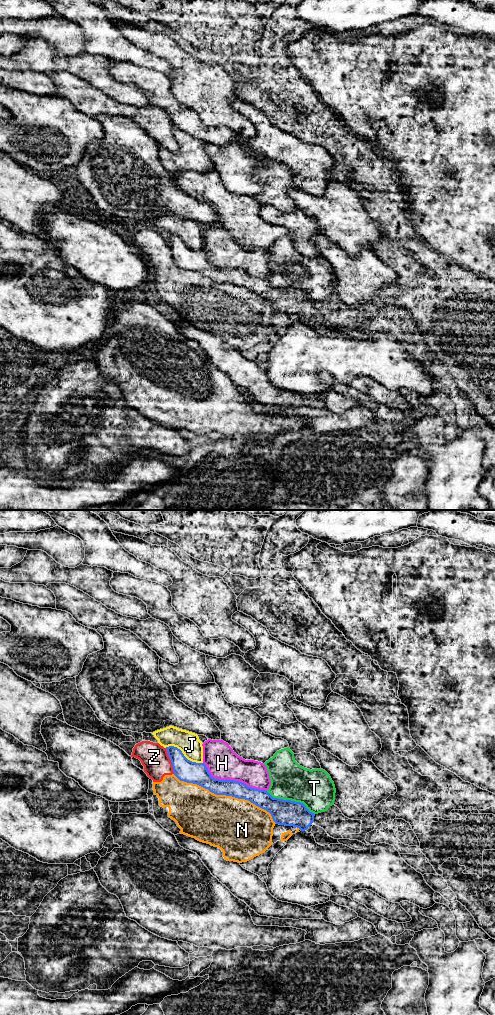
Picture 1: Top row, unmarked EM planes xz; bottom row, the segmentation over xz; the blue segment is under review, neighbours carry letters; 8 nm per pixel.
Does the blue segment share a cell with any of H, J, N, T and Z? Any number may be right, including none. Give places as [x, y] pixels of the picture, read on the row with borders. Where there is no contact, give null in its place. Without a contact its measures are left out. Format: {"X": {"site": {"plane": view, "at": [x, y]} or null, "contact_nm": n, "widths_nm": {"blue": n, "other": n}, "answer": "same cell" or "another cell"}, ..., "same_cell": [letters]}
{"H": {"site": {"plane": "xz", "at": [232, 780]}, "contact_nm": 550, "widths_nm": {"blue": 140, "other": 260}, "answer": "another cell"}, "J": {"site": {"plane": "xz", "at": [183, 754]}, "contact_nm": 340, "widths_nm": {"blue": 180, "other": 170}, "answer": "another cell"}, "N": {"site": {"plane": "xz", "at": [226, 795]}, "contact_nm": 900, "widths_nm": {"blue": 140, "other": 440}, "answer": "another cell"}, "T": {"site": {"plane": "xz", "at": [290, 800]}, "contact_nm": 440, "widths_nm": {"blue": 200, "other": 300}, "answer": "another cell"}, "Z": {"site": {"plane": "xz", "at": [171, 761]}, "contact_nm": 220, "widths_nm": {"blue": 180, "other": 220}, "answer": "another cell"}, "same_cell": []}

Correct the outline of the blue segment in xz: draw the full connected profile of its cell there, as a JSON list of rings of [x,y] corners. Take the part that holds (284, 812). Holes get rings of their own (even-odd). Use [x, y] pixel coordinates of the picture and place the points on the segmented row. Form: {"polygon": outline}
{"polygon": [[[174,746],[166,747],[174,775],[187,783],[197,784],[216,795],[245,799],[266,810],[279,825],[294,826],[307,830],[314,821],[315,814],[303,803],[273,798],[265,790],[254,789],[234,780],[219,780],[211,776],[204,763],[188,760],[182,751]]]}

